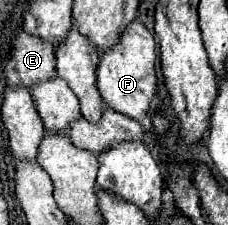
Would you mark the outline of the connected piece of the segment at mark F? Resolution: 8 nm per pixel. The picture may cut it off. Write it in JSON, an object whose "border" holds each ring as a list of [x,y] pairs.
{"border":[[[135,18],[123,32],[117,44],[101,52],[97,64],[97,88],[105,104],[115,112],[121,112],[129,118],[141,120],[149,114],[151,102],[157,96],[157,76],[155,76],[155,40],[145,24]]]}

